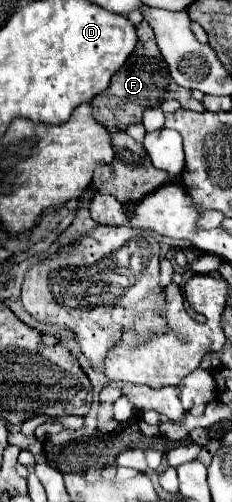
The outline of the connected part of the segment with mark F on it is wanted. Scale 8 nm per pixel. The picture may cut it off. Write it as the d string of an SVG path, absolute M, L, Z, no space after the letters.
M142 21L140 25L136 25L136 35L138 35L138 43L136 43L132 55L112 75L110 87L92 99L92 115L94 115L94 119L98 123L102 123L106 129L120 129L120 131L124 131L128 127L128 123L142 121L142 113L148 107L154 107L154 105L158 107L162 103L162 99L176 99L184 109L204 111L202 103L192 99L190 89L168 85L166 63L162 63L162 55L158 55L158 47L154 43L152 27L146 21Z

